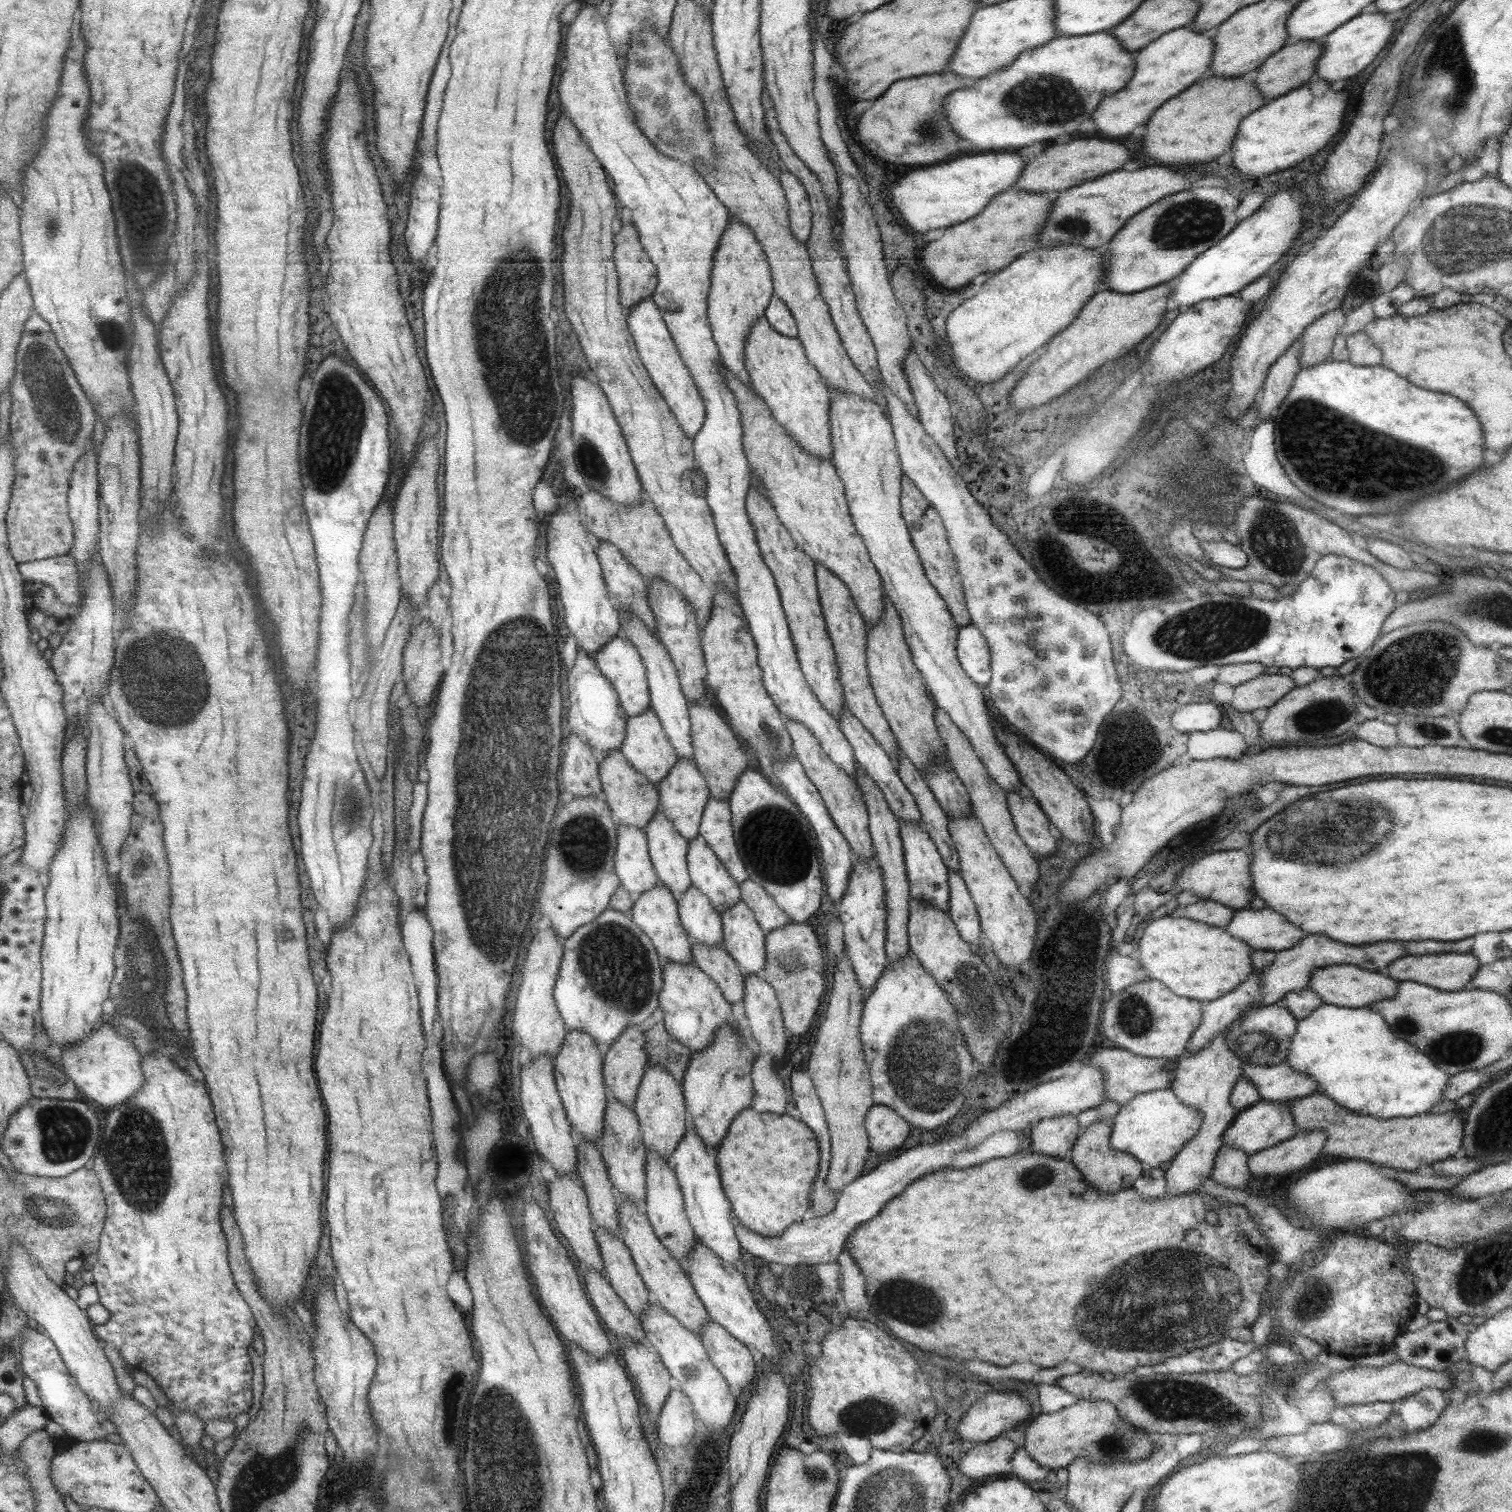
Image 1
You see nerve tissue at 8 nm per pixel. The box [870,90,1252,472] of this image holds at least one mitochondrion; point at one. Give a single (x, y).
(1194, 222)

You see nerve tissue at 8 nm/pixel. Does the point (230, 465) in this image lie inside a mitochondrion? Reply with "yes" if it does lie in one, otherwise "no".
no

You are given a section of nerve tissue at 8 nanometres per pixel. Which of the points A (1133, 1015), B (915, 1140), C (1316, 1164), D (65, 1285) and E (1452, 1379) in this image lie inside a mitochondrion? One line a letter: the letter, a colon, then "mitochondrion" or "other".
A: mitochondrion
B: other
C: other
D: other
E: other

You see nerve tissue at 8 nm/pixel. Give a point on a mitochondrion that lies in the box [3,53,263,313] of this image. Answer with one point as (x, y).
(143, 201)

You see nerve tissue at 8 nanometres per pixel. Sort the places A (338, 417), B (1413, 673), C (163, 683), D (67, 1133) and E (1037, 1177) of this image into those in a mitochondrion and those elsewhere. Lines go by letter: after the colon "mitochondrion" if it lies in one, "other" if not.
A: mitochondrion
B: mitochondrion
C: mitochondrion
D: mitochondrion
E: mitochondrion

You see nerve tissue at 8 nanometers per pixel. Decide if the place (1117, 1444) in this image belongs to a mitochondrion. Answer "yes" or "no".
yes

